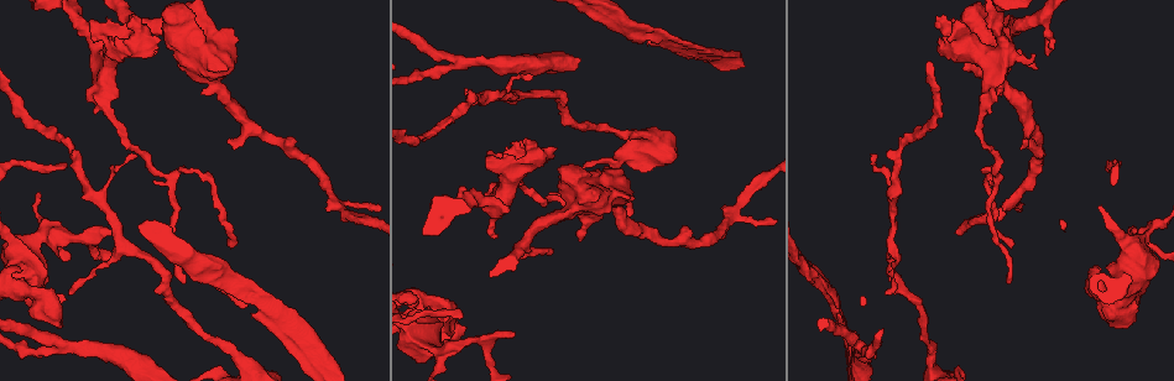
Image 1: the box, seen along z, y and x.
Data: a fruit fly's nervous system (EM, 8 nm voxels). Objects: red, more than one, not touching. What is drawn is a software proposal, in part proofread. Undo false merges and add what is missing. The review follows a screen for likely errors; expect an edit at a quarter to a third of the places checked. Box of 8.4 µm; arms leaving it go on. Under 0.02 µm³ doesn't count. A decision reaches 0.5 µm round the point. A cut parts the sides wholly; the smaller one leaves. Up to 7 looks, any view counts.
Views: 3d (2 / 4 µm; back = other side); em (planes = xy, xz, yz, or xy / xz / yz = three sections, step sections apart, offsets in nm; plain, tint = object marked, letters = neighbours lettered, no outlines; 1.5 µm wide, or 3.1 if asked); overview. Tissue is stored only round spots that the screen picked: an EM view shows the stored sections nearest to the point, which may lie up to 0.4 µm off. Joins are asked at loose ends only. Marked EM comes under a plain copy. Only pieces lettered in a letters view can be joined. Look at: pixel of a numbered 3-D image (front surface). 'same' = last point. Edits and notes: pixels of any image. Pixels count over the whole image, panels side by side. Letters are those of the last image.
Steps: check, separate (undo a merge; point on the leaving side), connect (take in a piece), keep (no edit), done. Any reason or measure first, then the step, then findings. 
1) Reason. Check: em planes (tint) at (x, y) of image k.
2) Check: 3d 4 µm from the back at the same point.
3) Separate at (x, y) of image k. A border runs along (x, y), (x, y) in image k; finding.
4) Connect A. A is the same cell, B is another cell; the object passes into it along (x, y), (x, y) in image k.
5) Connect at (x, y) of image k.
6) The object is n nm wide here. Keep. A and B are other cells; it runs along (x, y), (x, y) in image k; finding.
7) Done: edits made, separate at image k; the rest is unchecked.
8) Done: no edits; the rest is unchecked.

Branch stops here. Check: em xy step 8 (tint) at (1128, 230) of image 1.

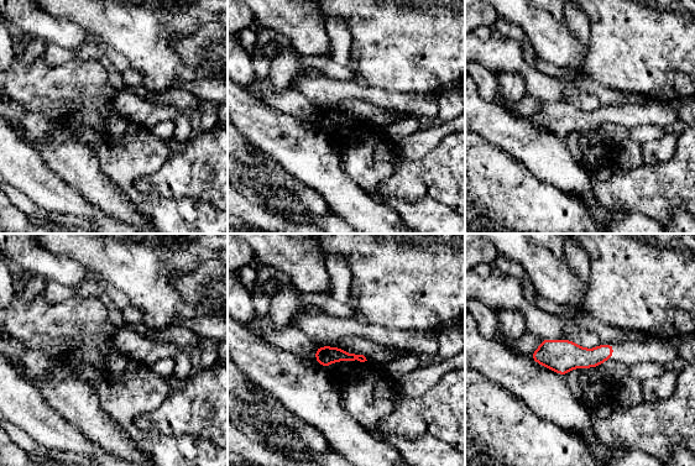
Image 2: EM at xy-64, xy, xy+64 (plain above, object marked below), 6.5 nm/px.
Check: em planes (letters) at the same point.

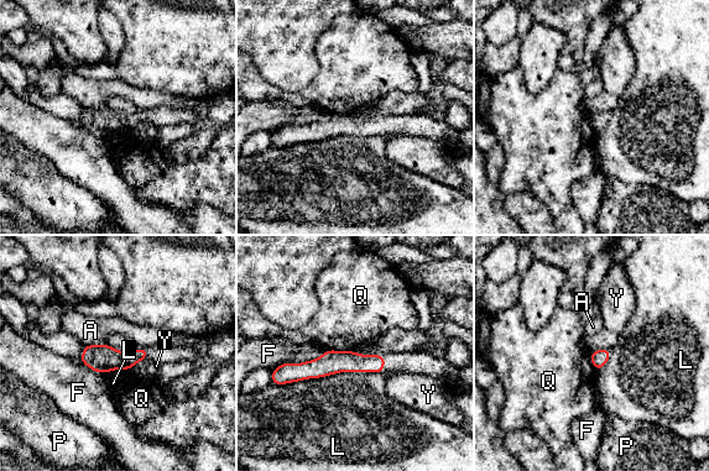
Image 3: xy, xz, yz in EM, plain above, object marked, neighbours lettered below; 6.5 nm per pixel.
Keep. A, F, L, P, Q and Y are other cells; a border runs along (326, 349), (354, 351) in image 3; no lettered piece goes on from it.

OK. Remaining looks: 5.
Thick turns thin. Check: em planes (letters) at (861, 345) of image 1.

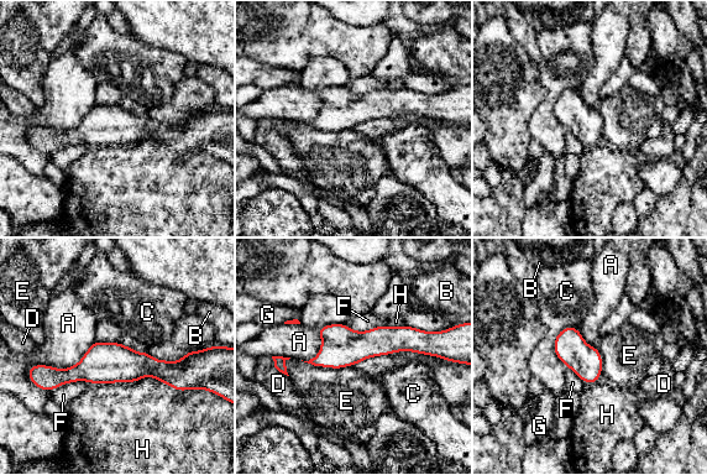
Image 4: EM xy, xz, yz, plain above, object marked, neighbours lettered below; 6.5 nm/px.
Keep. A, B, C, D, E, F, G and H are other cells; a border runs along (300, 360), (320, 366), (352, 366) in image 4; all the same neuron.

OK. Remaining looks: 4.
Done: no edits; the rest is unchecked.

